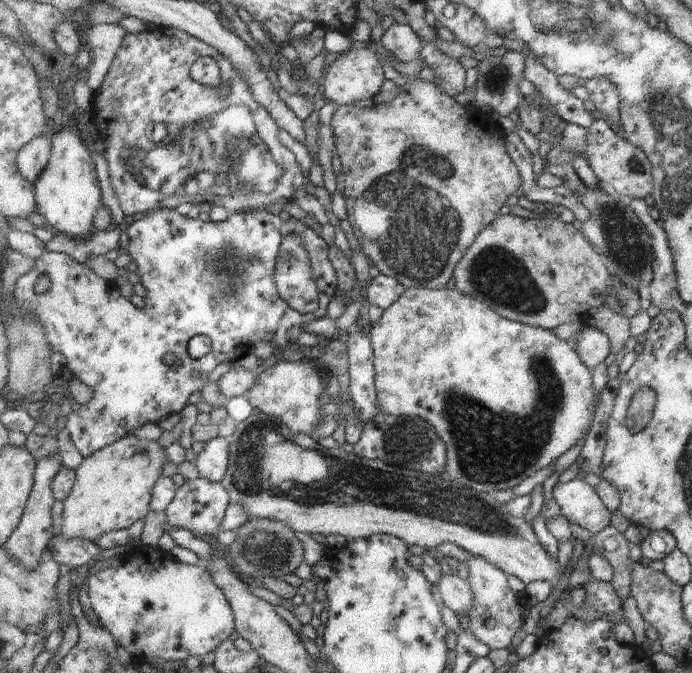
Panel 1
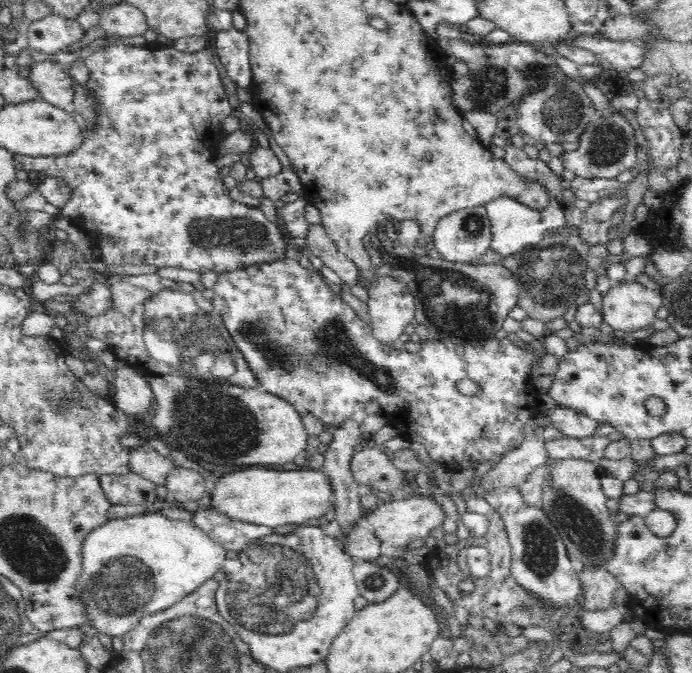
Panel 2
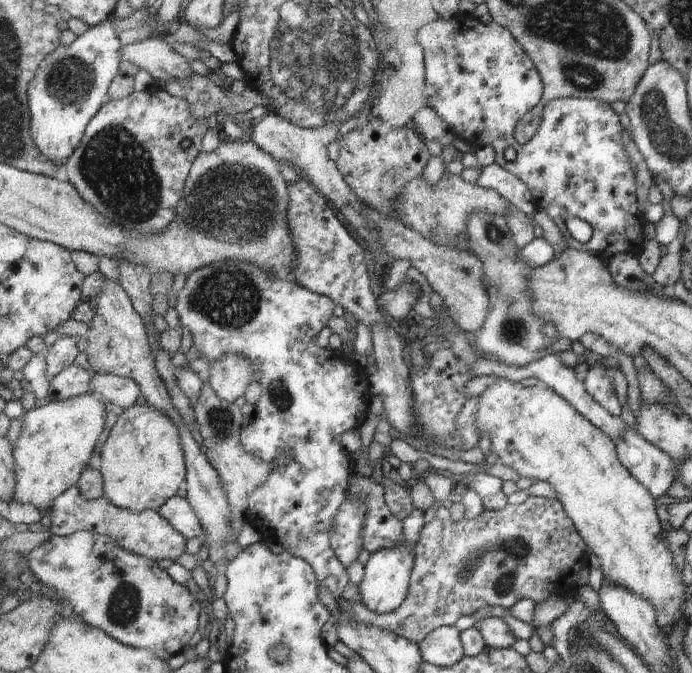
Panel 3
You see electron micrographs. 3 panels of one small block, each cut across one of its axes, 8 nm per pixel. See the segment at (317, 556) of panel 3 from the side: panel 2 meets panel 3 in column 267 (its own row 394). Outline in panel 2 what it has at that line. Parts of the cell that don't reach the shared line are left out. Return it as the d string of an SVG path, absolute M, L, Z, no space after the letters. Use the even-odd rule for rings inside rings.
M283 257L261 264L258 267L252 266L244 270L219 273L215 282L214 298L211 300L213 309L218 310L228 332L231 334L232 340L234 340L234 344L244 355L245 362L248 363L248 367L256 378L256 388L286 400L301 416L310 413L317 416L323 423L338 427L346 418L350 418L356 410L365 409L367 404L376 403L379 409L383 411L383 417L387 418L392 426L397 427L400 433L405 432L408 441L422 444L429 456L451 473L475 469L479 464L486 462L498 463L507 451L517 449L523 444L526 438L523 429L525 424L534 416L535 400L531 399L525 391L528 388L528 380L531 380L530 372L532 372L531 366L534 362L532 360L533 353L536 351L534 348L520 348L507 337L498 340L495 336L484 342L482 346L460 344L458 341L450 342L447 338L438 338L434 334L434 330L430 333L428 341L417 353L409 353L406 349L398 350L384 347L380 341L374 338L370 324L356 315L356 312L342 300L341 296L330 290L328 282L324 281L320 273L316 274L316 272L310 272L310 270L303 268L298 261L298 257ZM466 378L475 380L481 386L479 395L466 396L457 389L457 382Z

